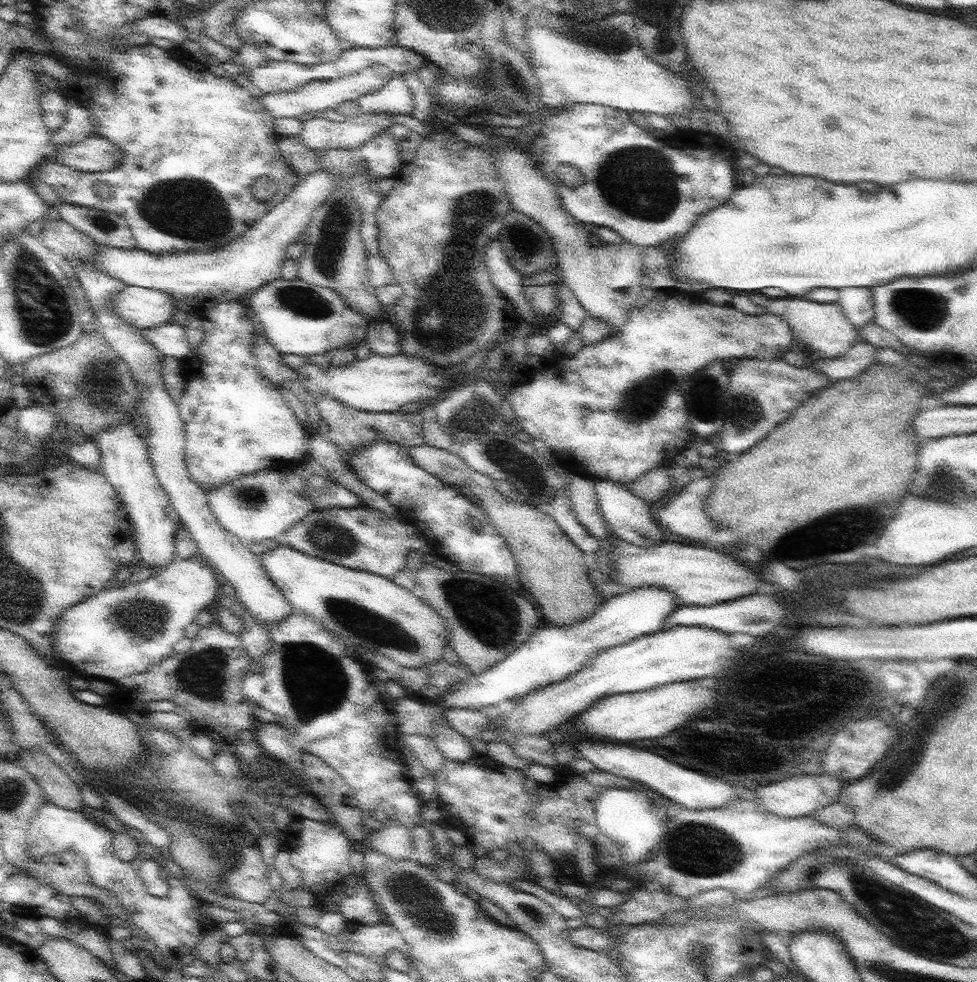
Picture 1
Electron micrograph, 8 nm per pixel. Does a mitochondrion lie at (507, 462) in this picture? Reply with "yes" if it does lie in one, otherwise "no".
yes

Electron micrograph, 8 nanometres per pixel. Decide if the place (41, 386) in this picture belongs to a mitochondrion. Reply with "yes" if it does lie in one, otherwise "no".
no

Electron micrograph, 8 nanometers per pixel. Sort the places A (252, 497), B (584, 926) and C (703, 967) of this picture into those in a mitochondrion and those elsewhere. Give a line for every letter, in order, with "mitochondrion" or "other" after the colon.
A: mitochondrion
B: other
C: mitochondrion

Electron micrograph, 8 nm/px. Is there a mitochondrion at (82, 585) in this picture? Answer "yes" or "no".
no

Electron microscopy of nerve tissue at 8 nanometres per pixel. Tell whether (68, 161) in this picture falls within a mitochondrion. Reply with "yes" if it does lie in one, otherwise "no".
no

